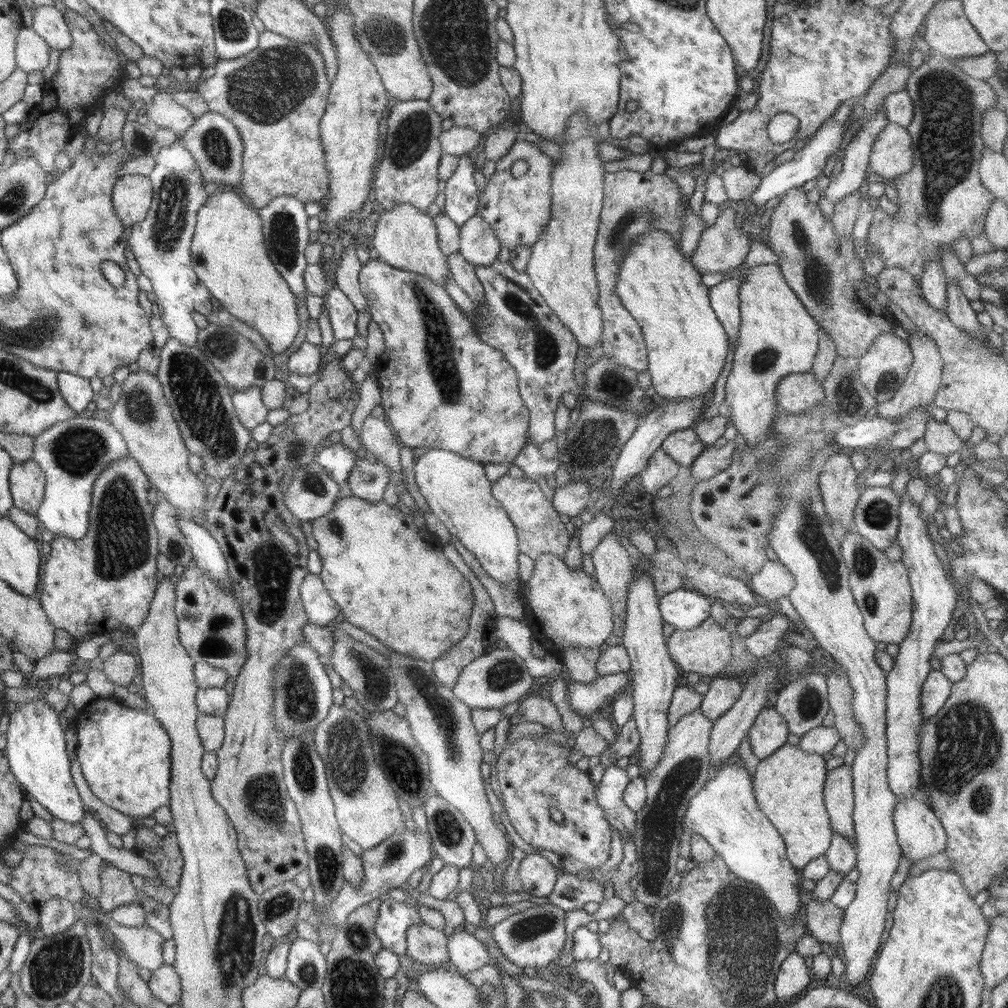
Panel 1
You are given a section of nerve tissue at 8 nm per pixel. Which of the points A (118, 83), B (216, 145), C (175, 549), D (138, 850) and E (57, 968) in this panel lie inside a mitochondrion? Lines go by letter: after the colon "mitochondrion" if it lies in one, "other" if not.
A: other
B: mitochondrion
C: mitochondrion
D: other
E: mitochondrion

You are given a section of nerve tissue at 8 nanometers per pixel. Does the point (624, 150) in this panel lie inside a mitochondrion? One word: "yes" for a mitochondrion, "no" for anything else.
no

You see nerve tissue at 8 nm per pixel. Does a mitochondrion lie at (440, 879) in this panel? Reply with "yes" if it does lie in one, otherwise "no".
no

